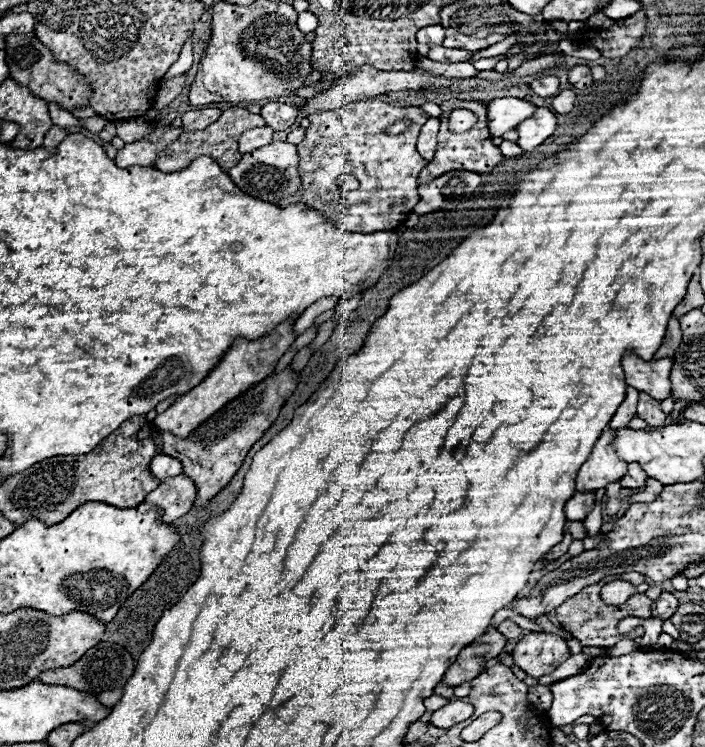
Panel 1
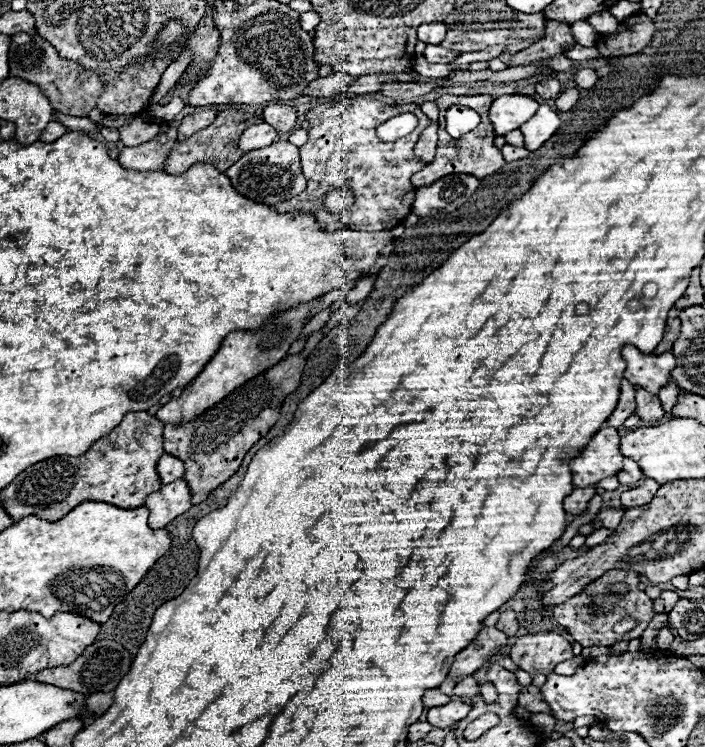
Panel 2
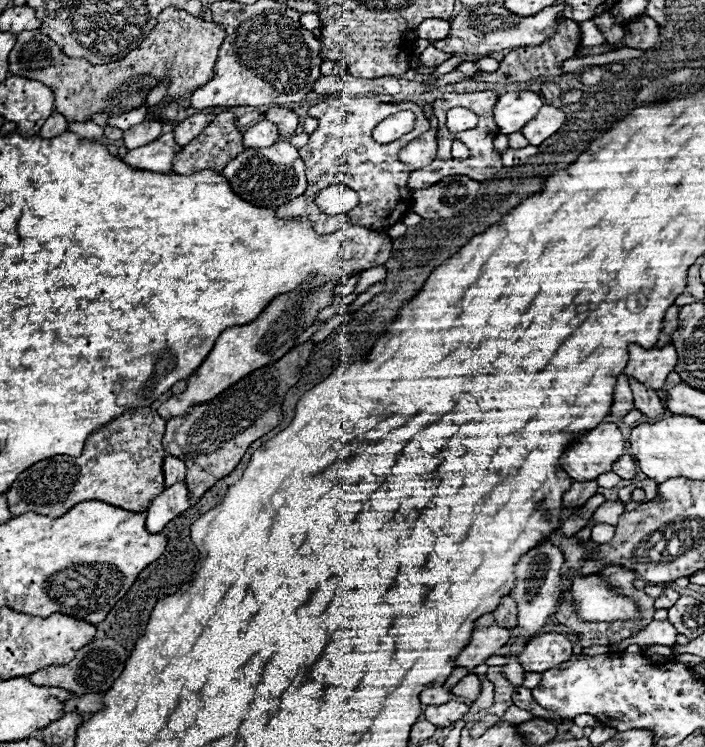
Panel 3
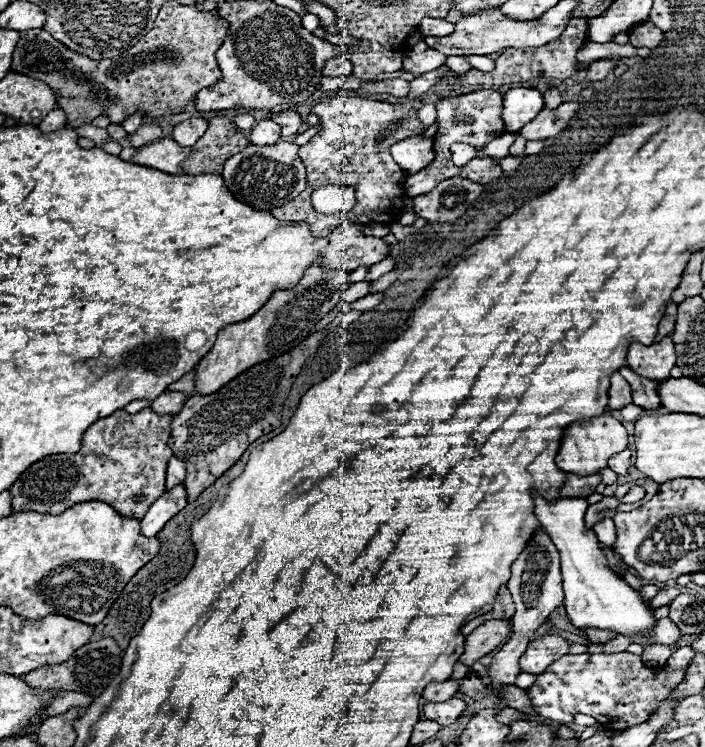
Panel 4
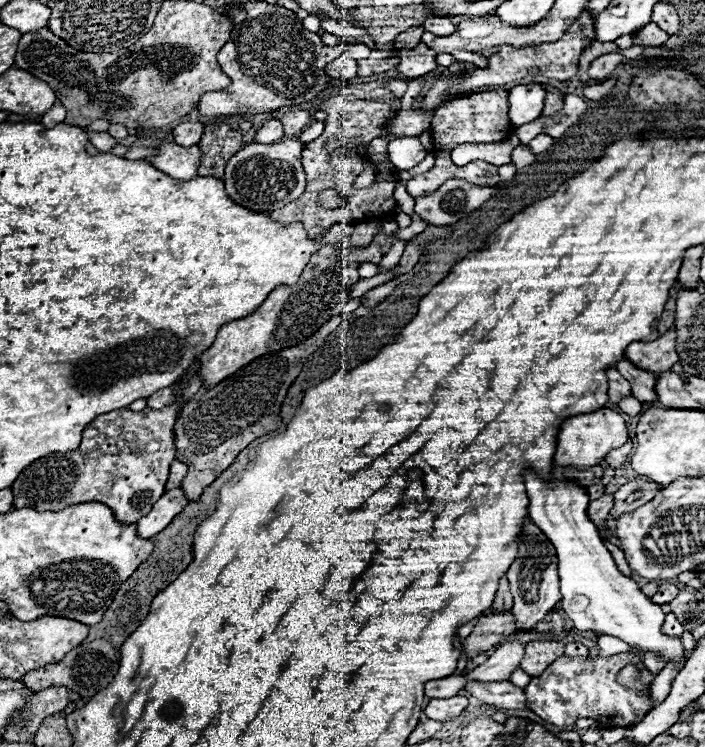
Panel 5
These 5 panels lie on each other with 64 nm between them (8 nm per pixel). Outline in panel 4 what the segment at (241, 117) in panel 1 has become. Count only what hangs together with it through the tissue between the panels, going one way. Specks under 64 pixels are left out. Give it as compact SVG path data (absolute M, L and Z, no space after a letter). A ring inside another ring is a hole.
M216 116L210 120L204 136L192 146L190 156L182 162L184 174L222 174L224 162L246 146L248 140L244 134L226 116Z

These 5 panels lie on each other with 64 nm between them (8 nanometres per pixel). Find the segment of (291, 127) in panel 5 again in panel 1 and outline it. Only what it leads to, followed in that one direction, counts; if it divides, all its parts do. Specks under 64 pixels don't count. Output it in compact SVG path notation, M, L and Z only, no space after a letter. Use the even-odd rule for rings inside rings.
M268 102L262 106L260 116L266 120L266 124L272 130L288 130L296 120L298 108L292 104L280 104L280 102Z

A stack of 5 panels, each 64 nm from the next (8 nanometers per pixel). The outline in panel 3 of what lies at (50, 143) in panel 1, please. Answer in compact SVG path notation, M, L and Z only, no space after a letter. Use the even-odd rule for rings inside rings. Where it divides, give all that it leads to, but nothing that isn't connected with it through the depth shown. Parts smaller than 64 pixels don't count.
M52 114L48 120L46 120L46 124L42 126L42 130L40 130L40 136L42 138L52 138L52 136L58 136L58 134L62 134L62 132L66 132L66 126L68 122L66 122L66 118L62 116L62 114Z

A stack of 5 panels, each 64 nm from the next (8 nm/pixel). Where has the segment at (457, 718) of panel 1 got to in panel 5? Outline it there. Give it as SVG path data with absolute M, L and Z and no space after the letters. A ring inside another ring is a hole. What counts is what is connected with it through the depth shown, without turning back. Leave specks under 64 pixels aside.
M452 696L446 700L430 700L424 708L424 714L430 720L450 722L450 720L458 718L466 706L468 706L468 698L464 698L464 696Z

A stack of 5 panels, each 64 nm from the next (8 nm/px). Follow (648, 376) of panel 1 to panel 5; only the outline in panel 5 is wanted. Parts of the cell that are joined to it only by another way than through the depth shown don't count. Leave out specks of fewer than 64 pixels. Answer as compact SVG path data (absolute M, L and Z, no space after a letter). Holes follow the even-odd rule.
M668 330L654 342L632 342L626 348L626 358L640 370L658 376L662 372L668 372L678 362L674 346L676 346L676 332Z

